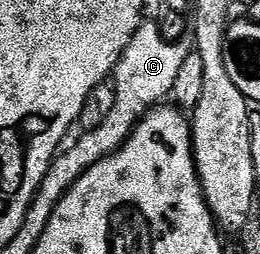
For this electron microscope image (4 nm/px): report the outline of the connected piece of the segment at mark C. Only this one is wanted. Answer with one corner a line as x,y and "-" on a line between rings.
144,22
136,30
132,42
124,50
120,62
114,67
112,73
112,83
115,88
115,98
112,107
106,117
91,132
83,131
78,137
79,140
74,145
59,151
55,156
53,164
50,165
54,174
62,168
66,160
72,158
72,164
78,166
80,162
88,160
88,166
72,178
73,184
81,178
96,162
100,162
106,156
111,156
116,149
121,148
123,142
134,133
134,128
138,125
143,116
151,108
159,107
162,100
169,97
173,87
180,75
180,66
192,52
191,45
186,42
170,43
162,37
161,30
157,23

